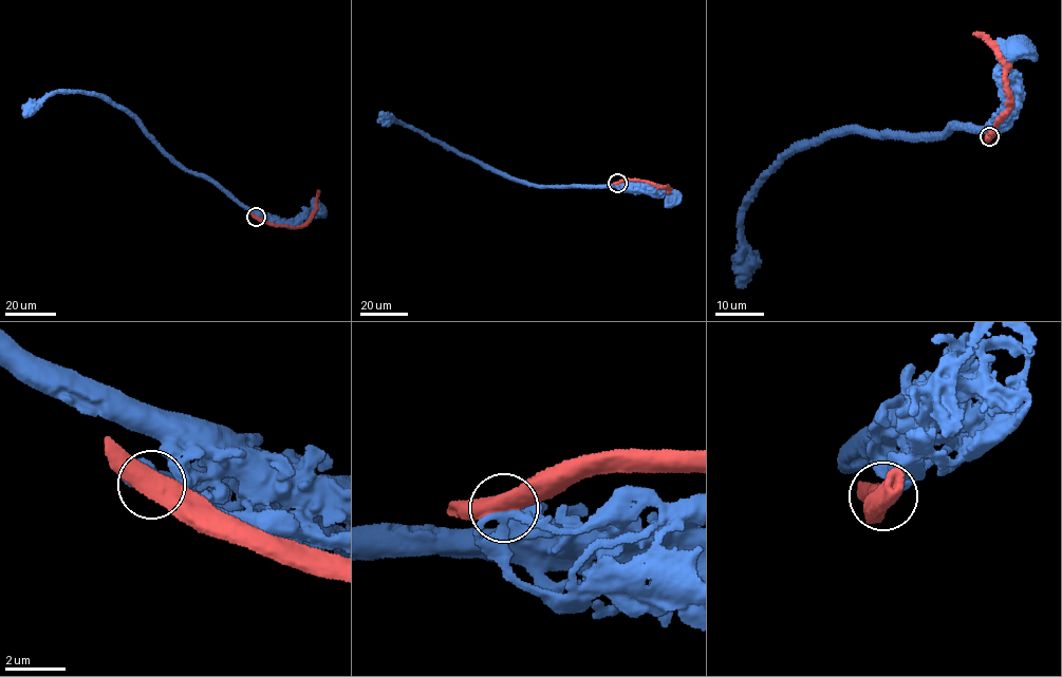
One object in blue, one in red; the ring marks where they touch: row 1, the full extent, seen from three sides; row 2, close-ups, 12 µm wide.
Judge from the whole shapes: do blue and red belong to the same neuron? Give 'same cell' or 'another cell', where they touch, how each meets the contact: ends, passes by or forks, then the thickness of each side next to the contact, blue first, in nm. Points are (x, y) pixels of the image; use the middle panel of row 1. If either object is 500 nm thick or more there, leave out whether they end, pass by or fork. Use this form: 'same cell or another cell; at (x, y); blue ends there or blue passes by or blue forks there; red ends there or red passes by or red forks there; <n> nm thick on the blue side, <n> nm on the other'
another cell; at (617, 183); 240 nm thick on the blue side, 600 nm on the other

